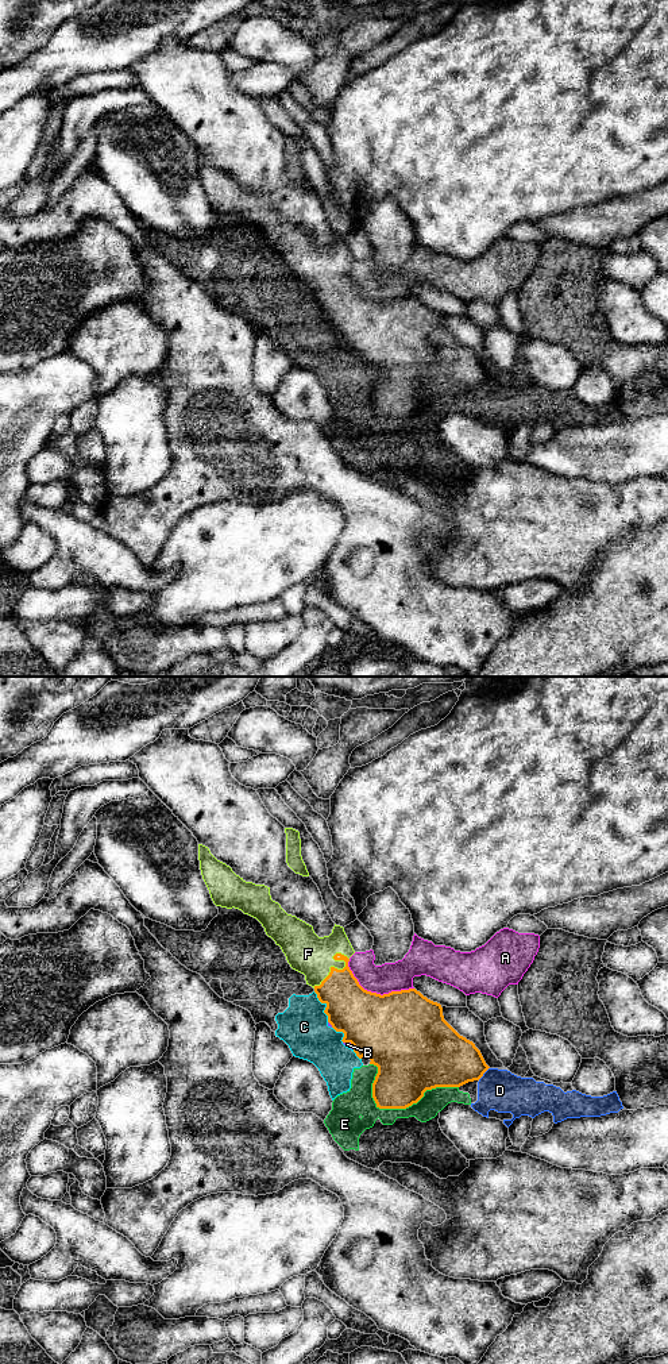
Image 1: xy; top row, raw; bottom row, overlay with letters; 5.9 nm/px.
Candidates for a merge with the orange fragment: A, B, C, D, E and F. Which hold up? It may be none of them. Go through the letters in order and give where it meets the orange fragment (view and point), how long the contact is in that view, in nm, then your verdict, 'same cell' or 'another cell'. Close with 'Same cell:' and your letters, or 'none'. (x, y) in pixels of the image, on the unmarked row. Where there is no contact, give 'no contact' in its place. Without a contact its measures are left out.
A: xy (375, 301) | 440 nm | another cell
B: xy (350, 350) | 80 nm | another cell
C: xy (327, 315) | 200 nm | another cell
D: xy (483, 381) | 100 nm | another cell
E: xy (396, 416) | 550 nm | another cell
F: xy (343, 277) | 280 nm | same cell
Same cell: F

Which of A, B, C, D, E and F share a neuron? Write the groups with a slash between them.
A / B / C D E / F

